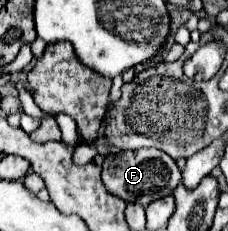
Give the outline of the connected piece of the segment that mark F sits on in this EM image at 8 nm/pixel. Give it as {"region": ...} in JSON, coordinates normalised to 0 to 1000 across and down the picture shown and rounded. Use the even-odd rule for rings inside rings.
{"region":[[[596,645],[596,654],[526,654],[482,662],[447,706],[447,792],[465,827],[544,861],[553,879],[614,879],[649,896],[667,870],[754,844],[754,827],[789,801],[798,749],[772,697],[702,654],[702,645]]]}

